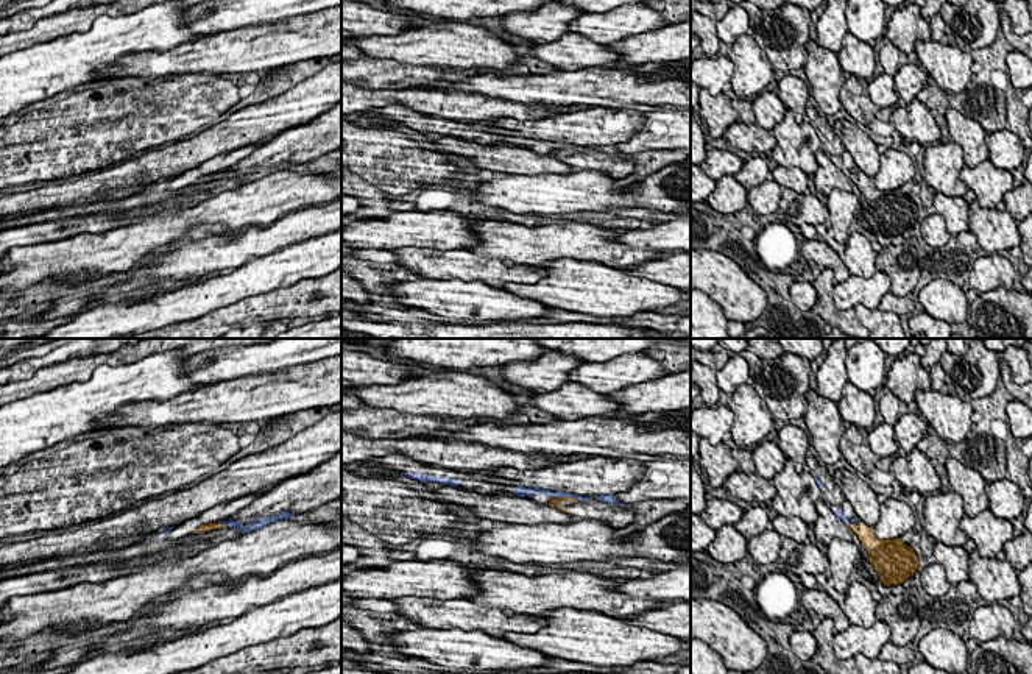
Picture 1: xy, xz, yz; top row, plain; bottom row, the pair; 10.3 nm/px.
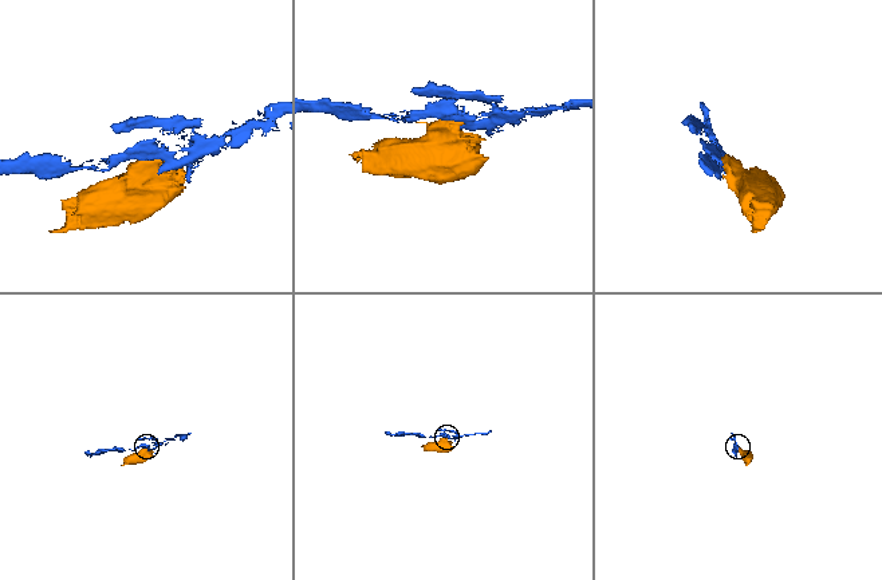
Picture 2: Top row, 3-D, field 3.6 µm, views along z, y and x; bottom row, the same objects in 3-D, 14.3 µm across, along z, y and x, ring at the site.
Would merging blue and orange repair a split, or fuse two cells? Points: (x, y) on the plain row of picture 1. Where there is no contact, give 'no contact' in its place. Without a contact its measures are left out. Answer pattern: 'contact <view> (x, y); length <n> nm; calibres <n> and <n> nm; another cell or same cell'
contact xz (565, 147); length 280 nm; calibres 70 and 100 nm; another cell

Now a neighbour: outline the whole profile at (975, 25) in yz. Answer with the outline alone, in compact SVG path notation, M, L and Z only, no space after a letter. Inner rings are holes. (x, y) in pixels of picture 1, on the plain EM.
M948 0L942 5L940 14L946 25L946 36L965 51L967 47L981 50L991 47L999 28L998 3L990 0L968 0L956 6Z

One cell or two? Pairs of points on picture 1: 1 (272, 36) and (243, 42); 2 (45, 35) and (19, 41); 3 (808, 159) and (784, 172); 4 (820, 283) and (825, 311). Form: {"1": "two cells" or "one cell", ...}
{"1": "one cell", "2": "one cell", "3": "two cells", "4": "one cell"}

